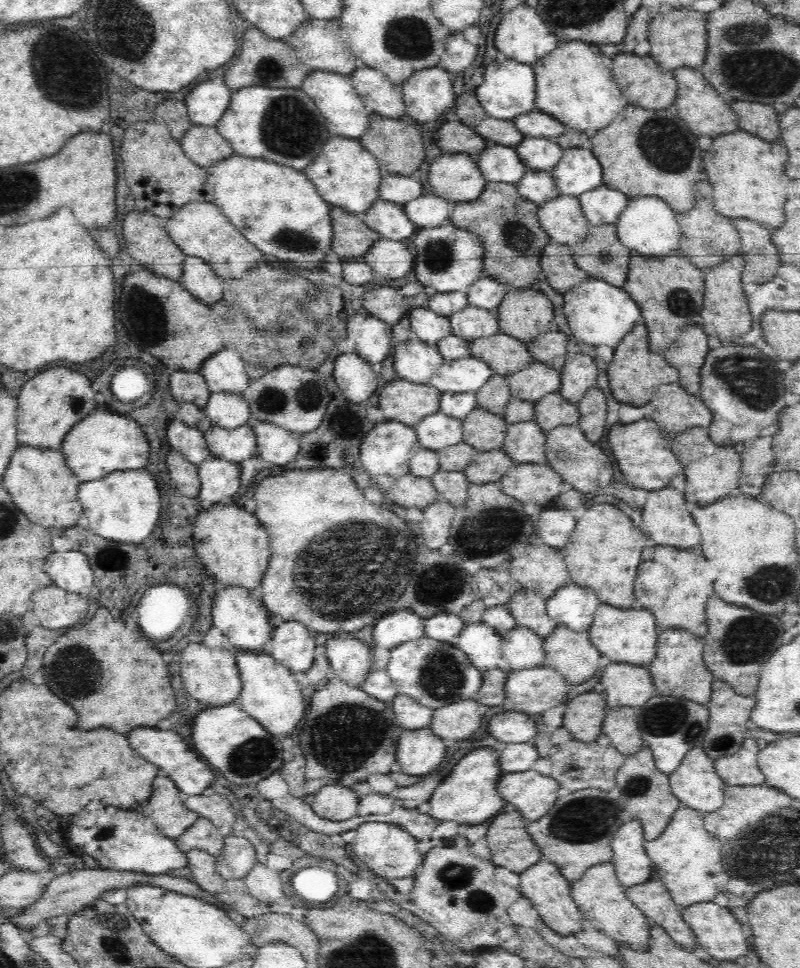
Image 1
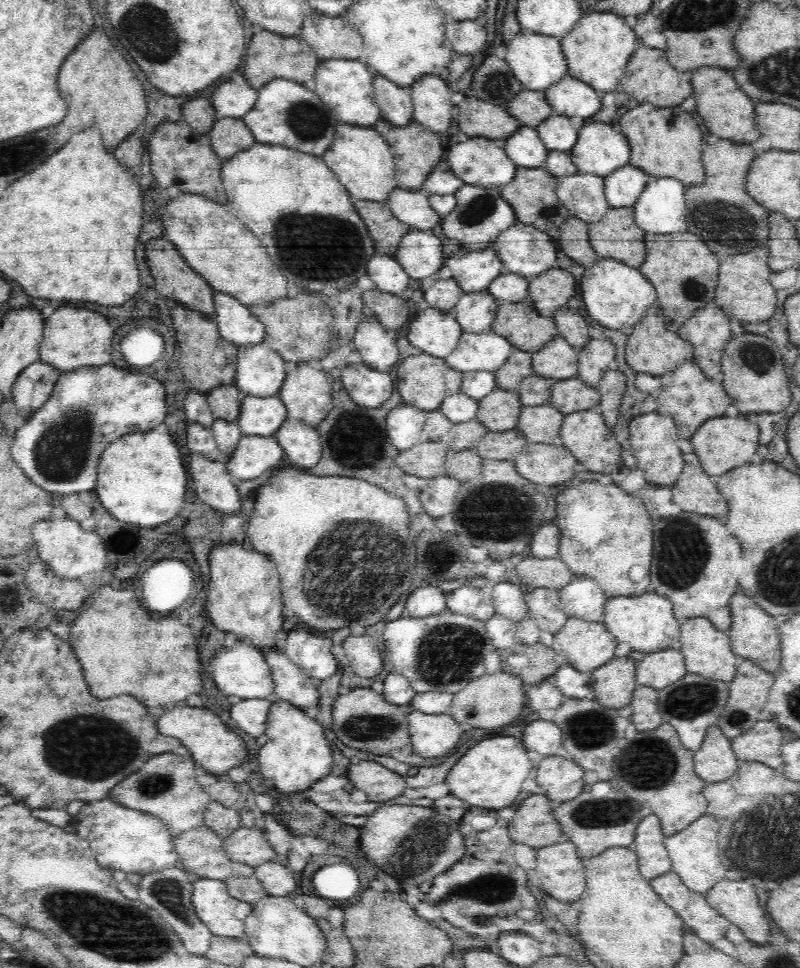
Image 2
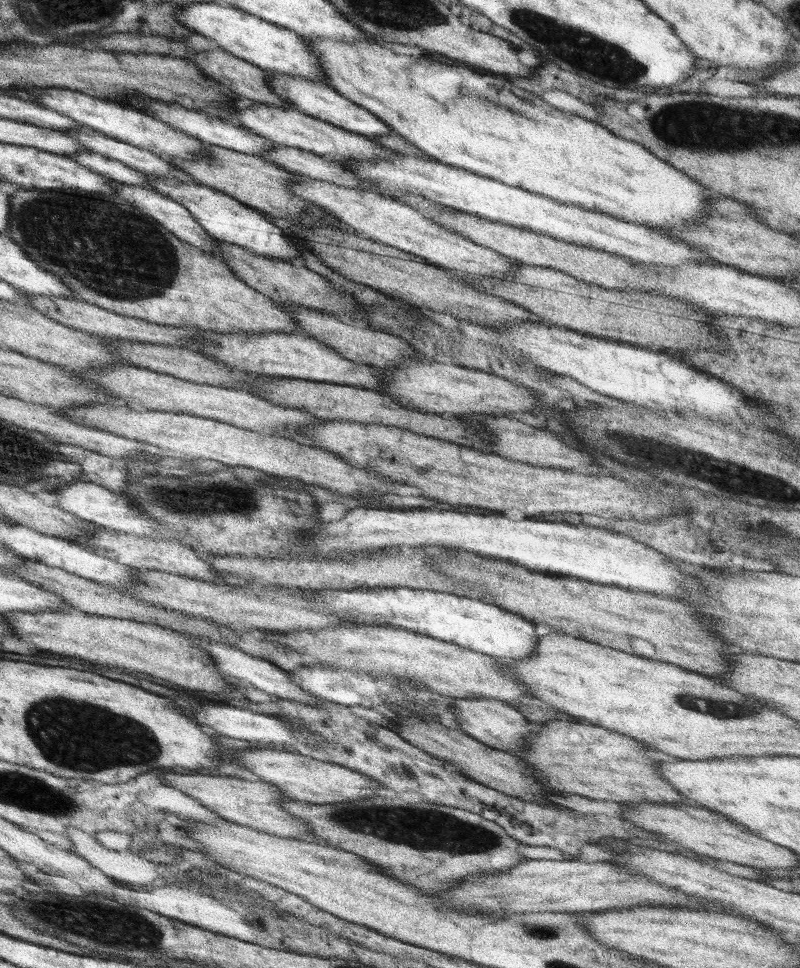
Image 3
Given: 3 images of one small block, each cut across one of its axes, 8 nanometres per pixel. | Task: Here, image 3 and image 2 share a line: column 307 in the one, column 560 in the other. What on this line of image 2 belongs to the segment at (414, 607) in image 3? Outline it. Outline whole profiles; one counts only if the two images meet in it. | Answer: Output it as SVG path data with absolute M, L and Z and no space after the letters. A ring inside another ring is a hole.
M576 576L559 589L562 610L569 617L585 621L600 622L604 616L604 606L609 596L598 586L594 578Z

